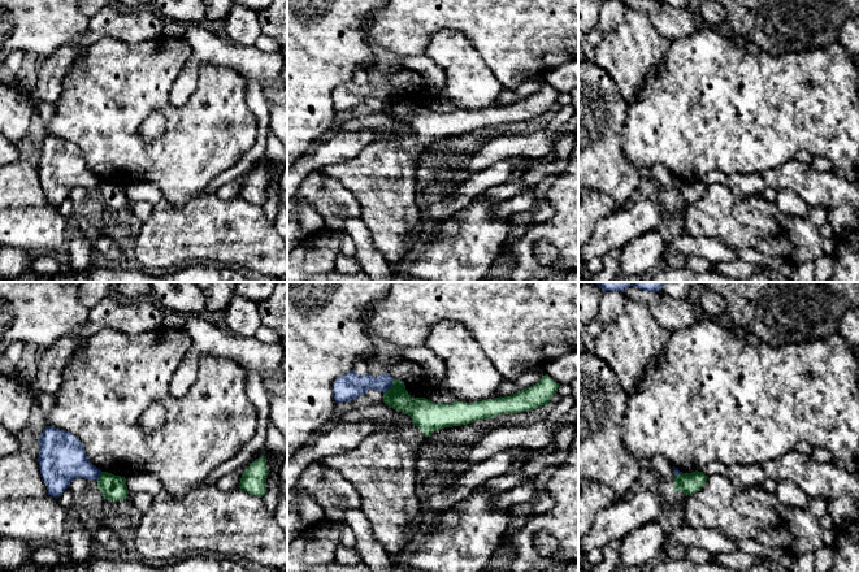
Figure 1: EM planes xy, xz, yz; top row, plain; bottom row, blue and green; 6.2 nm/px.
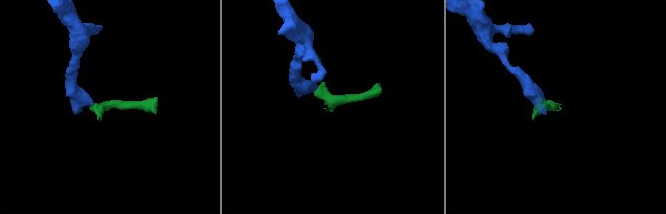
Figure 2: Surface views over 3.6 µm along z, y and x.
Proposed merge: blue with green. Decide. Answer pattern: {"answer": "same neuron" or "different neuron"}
{"answer": "different neuron"}

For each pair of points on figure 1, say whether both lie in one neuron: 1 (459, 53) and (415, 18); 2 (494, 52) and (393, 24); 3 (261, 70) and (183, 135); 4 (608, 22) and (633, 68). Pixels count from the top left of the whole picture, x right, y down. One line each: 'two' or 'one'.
1: two
2: one
3: two
4: two

